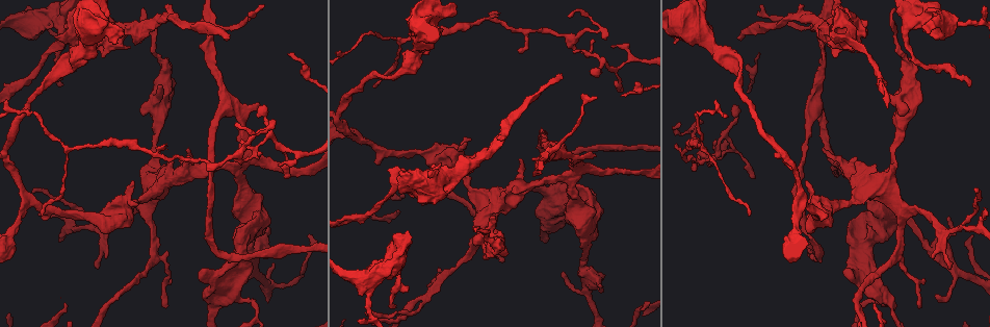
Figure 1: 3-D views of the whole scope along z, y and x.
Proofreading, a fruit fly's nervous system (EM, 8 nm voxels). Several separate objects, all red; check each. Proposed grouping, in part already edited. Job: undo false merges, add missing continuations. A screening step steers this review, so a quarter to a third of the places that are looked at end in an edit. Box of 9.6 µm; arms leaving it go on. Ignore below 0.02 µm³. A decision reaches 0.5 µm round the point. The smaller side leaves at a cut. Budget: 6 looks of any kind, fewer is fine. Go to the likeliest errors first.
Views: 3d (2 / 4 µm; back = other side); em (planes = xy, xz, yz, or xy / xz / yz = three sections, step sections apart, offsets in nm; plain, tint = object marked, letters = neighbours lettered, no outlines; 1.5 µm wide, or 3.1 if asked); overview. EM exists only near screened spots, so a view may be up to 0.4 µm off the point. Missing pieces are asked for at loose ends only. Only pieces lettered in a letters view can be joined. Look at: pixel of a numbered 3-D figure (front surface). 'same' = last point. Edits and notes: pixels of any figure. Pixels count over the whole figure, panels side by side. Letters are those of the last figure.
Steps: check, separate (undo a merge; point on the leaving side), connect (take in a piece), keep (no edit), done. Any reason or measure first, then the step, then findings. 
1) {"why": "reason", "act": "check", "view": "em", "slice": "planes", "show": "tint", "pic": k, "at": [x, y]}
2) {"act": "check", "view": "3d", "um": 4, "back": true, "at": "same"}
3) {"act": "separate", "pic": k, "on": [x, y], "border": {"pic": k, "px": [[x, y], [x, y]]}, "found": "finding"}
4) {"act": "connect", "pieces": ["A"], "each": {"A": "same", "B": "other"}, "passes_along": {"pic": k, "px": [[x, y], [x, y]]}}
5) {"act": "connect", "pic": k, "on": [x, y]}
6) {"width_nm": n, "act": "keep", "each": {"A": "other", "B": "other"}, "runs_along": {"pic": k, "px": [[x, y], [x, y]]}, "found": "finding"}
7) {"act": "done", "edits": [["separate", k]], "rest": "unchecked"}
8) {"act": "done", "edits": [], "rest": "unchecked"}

{"act": "check", "view": "3d", "um": 2, "back": true, "pic": 1, "at": [226, 39]}

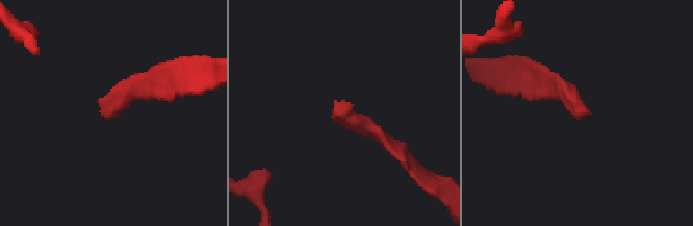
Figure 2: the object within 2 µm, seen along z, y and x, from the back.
{"act": "check", "view": "em", "slice": "planes", "show": "letters", "pic": 2, "at": [107, 114]}

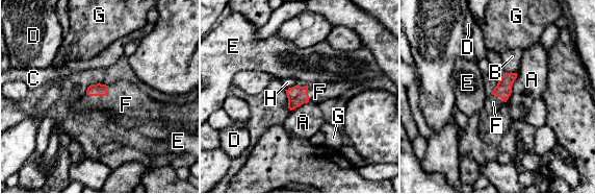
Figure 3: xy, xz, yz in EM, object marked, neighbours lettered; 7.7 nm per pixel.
{"act": "connect", "pieces": ["F"], "each": {"A": "other", "B": "other", "C": "other", "D": "other", "E": "other", "F": "same", "G": "other", "H": "other"}, "found": "it goes on there"}

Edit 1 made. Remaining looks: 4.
{"act": "check", "view": "overview"}

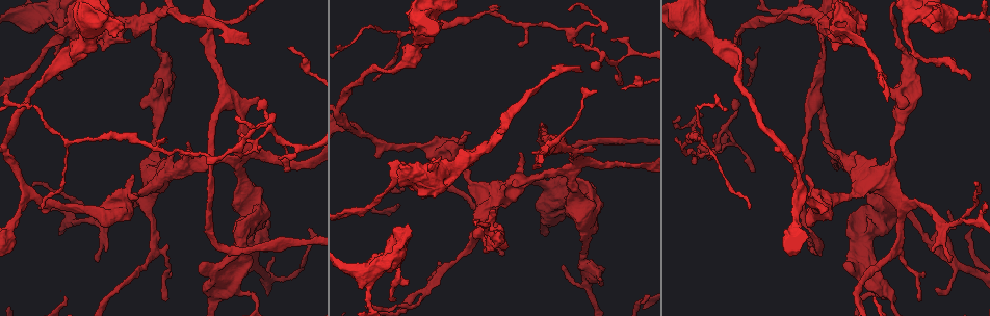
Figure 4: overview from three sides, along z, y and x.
{"why": "branch stops here", "act": "check", "view": "em", "slice": "planes", "show": "letters", "pic": 4, "at": [618, 85]}

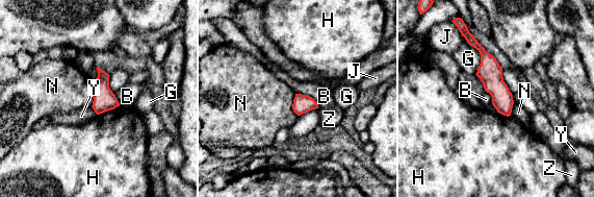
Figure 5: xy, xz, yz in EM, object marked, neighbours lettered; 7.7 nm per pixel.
{"longest_contact_nm": ["G", 240], "act": "keep", "each": {"B": "other", "G": "other", "H": "other", "J": "other", "N": "other", "Y": "other", "Z": "other"}, "border": {"pic": 5, "px": [[294, 94], [292, 109], [298, 116]]}, "found": "no lettered piece goes on from it"}

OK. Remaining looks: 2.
{"why": "branch stops here", "act": "check", "view": "em", "slice": "yz", "step": 8, "show": "tint", "pic": 4, "at": [518, 44]}

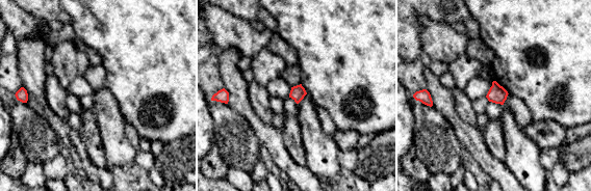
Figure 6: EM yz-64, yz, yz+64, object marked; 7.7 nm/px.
{"act": "check", "view": "em", "slice": "planes", "show": "letters", "at": "same"}

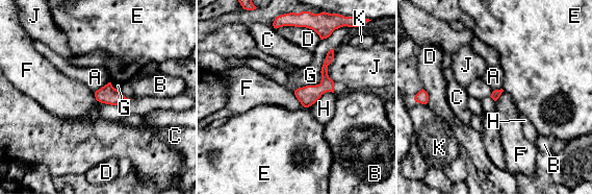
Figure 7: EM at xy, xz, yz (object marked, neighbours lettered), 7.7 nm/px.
{"act": "keep", "each": {"A": "other", "B": "other", "C": "other", "D": "other", "E": "other", "F": "other", "G": "other", "H": "other", "J": "other", "K": "other"}, "border": {"pic": 7, "px": [[293, 91], [297, 99], [303, 105]]}, "found": "no lettered piece goes on from it"}

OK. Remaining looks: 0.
{"act": "done", "edits": [["connect", 3]], "rest": "unchecked"}

